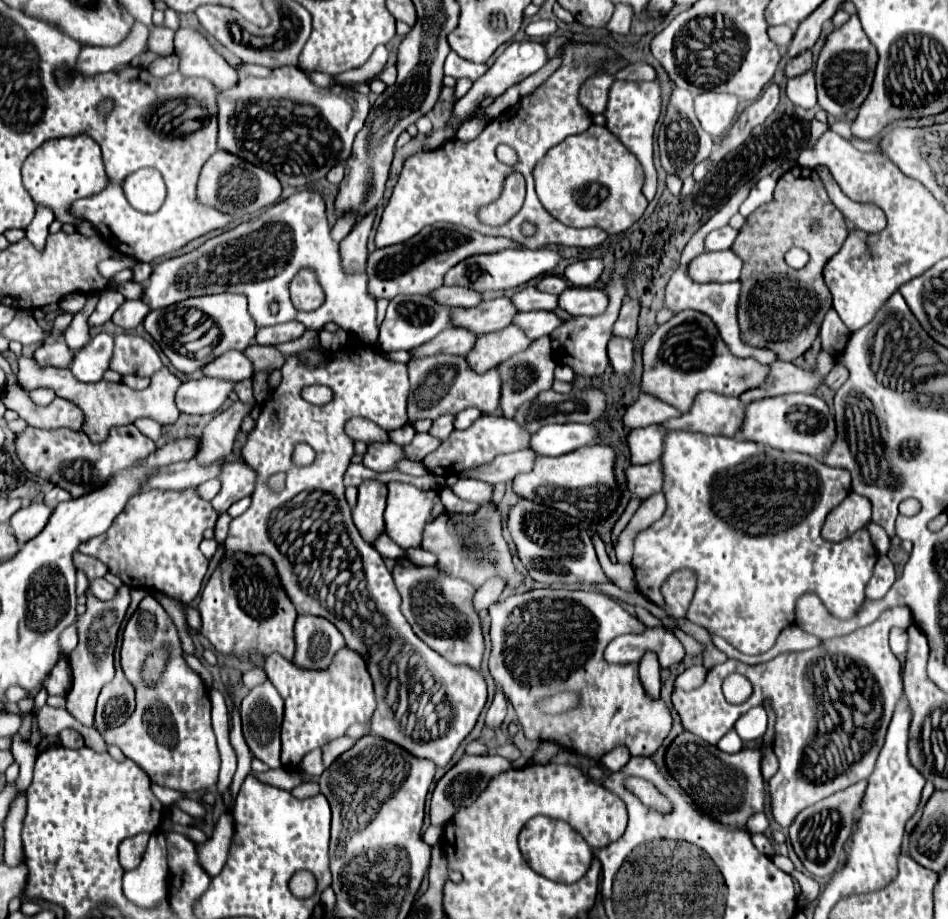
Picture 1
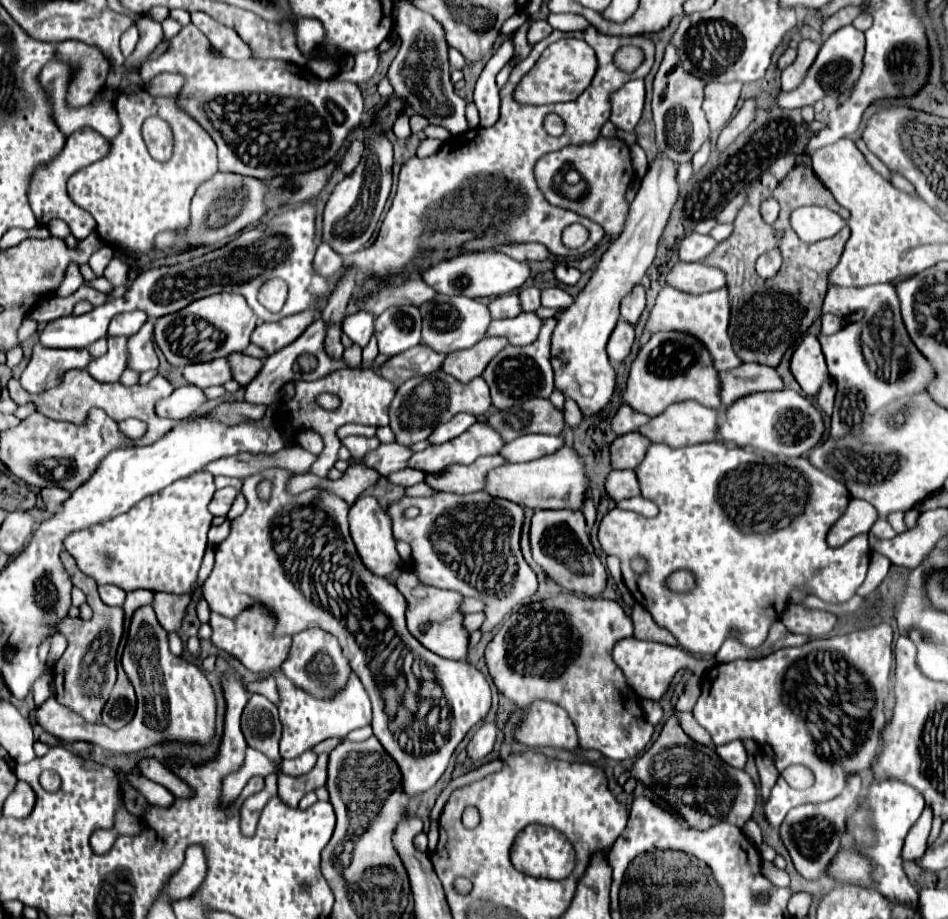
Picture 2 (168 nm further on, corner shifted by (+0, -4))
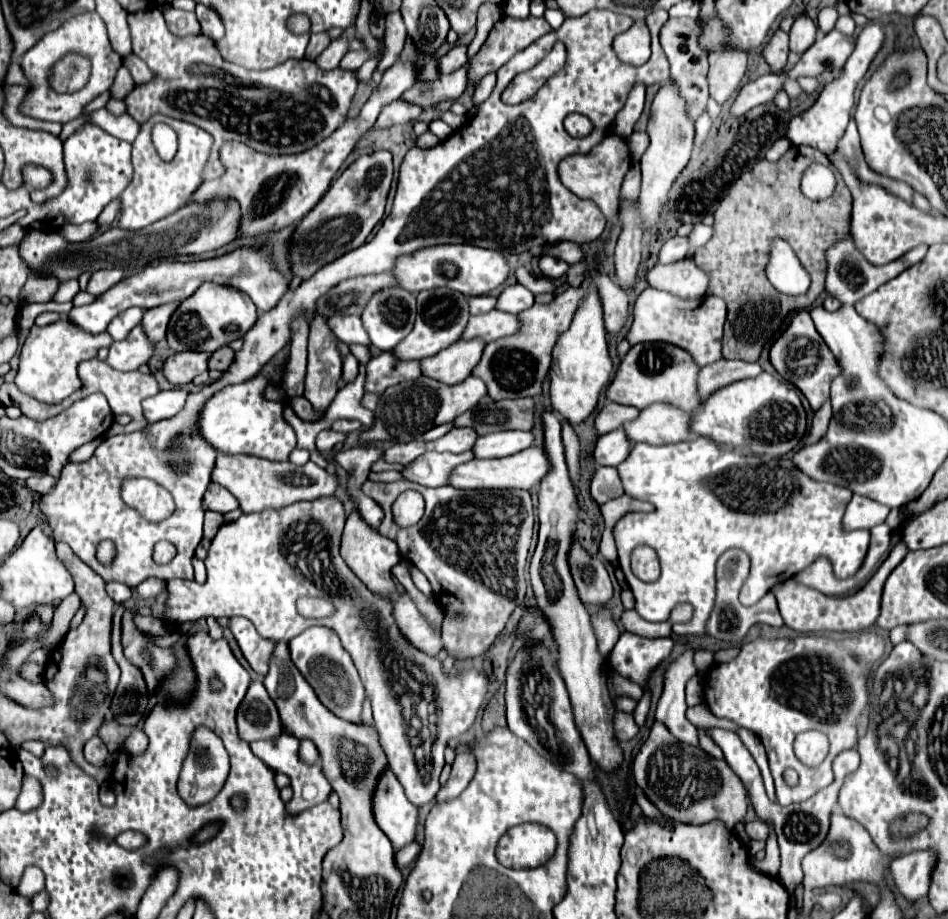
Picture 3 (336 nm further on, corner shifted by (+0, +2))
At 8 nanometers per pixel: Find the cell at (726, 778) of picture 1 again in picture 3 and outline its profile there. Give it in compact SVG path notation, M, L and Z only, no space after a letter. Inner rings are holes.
M655 722L649 738L633 760L633 778L661 814L675 822L705 824L721 818L729 828L745 818L749 796L737 774L725 760L709 756L699 746L679 742L661 722Z

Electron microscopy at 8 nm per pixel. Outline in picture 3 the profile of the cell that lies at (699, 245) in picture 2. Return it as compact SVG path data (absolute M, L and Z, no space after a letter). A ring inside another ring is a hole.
M675 236L671 240L667 240L659 252L659 262L661 264L669 264L669 262L677 262L689 256L689 238L685 236Z

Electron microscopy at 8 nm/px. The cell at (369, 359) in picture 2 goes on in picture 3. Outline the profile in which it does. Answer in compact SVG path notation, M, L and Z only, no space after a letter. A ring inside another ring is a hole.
M361 364L357 378L353 382L345 384L337 392L331 406L327 408L325 422L333 422L339 418L351 418L351 420L359 420L365 428L371 428L373 426L373 412L365 410L361 406L361 396L365 392L363 386L365 386L365 366Z

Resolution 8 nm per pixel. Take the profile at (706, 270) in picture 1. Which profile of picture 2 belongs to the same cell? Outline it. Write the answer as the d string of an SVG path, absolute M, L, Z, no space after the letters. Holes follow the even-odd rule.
M679 262L669 270L665 282L687 294L705 294L723 288L725 274L719 268L709 268L701 262Z

